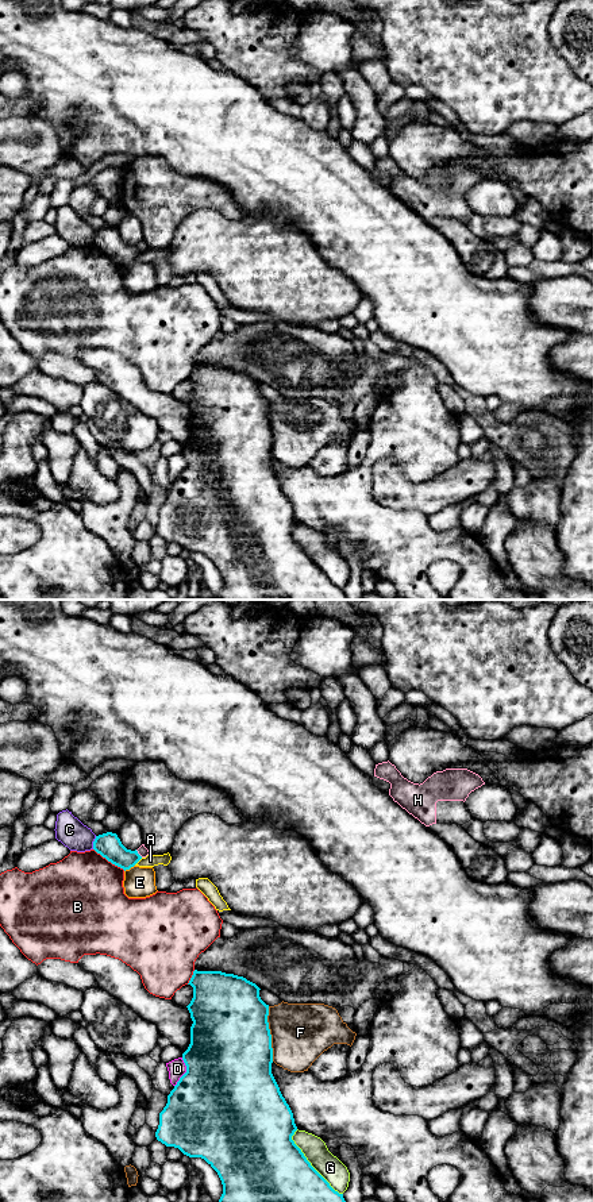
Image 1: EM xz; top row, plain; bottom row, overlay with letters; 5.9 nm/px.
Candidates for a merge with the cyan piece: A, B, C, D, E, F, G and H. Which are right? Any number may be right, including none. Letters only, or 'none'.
none

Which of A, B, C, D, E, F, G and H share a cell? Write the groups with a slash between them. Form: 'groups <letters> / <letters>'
groups A / B / C F / D / E / G / H

